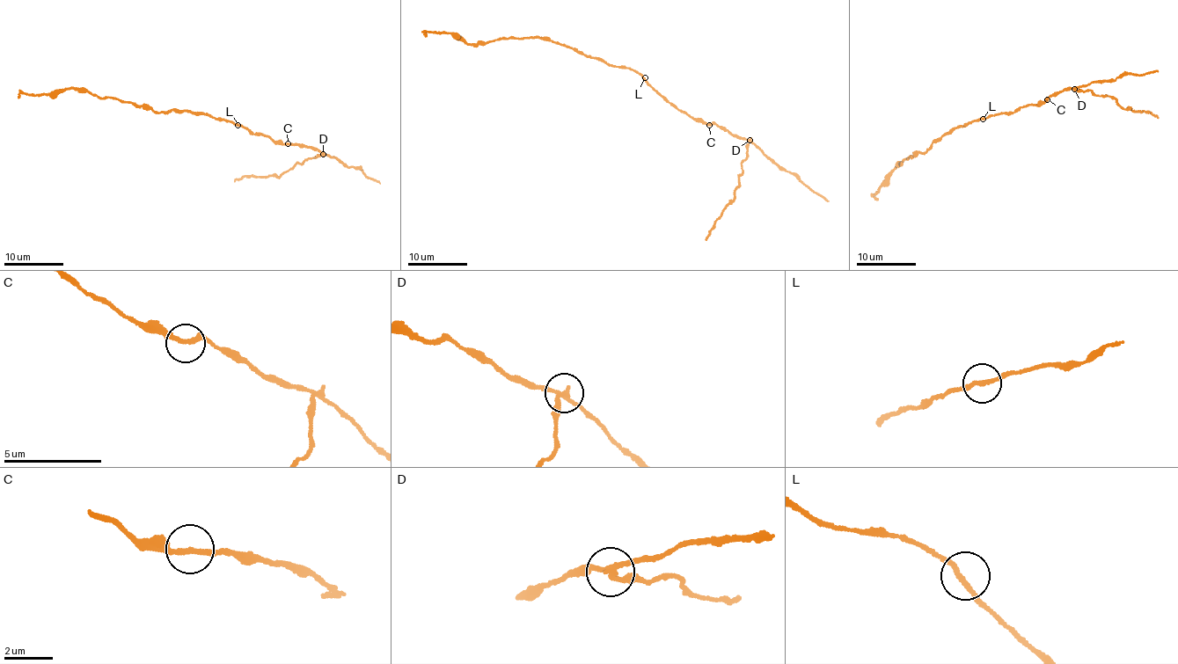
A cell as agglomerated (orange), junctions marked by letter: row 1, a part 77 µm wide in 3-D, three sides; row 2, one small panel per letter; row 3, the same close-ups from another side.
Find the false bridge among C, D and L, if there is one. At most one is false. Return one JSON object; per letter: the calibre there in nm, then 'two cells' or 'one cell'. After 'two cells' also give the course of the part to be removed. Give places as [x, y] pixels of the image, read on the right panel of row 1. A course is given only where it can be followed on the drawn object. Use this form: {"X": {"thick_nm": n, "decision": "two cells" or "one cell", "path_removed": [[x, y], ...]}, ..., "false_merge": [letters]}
{"C": {"thick_nm": 200, "decision": "one cell"}, "D": {"thick_nm": 190, "decision": "two cells", "path_removed": [[1074, 89], [1114, 97], [1120, 106], [1151, 112], [1158, 118]]}, "L": {"thick_nm": 200, "decision": "one cell"}, "false_merge": ["D"]}

